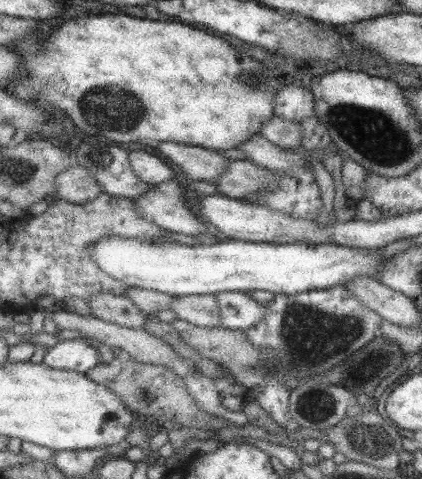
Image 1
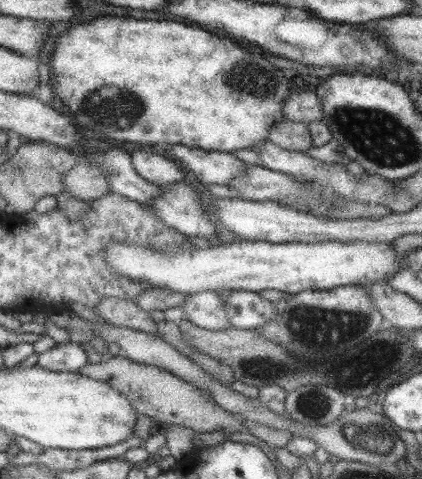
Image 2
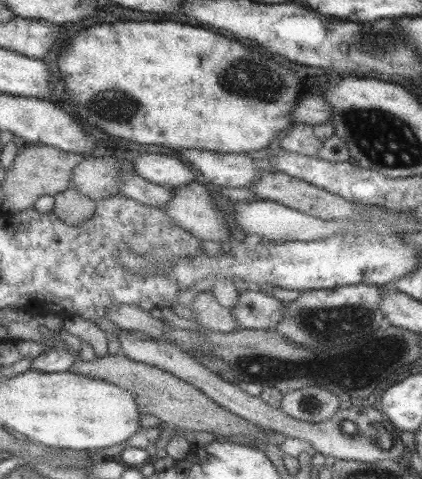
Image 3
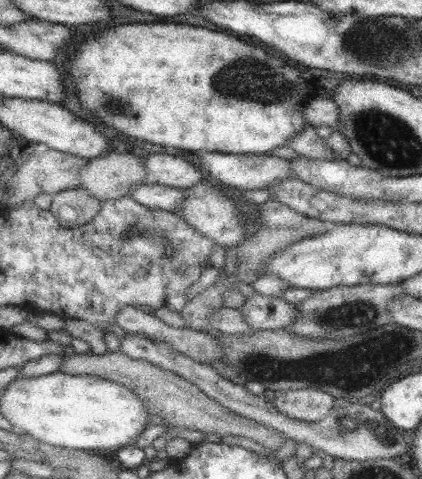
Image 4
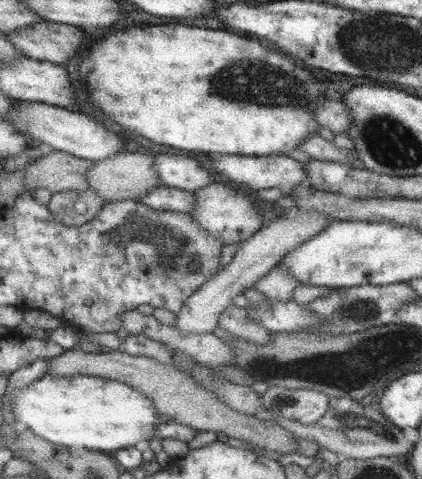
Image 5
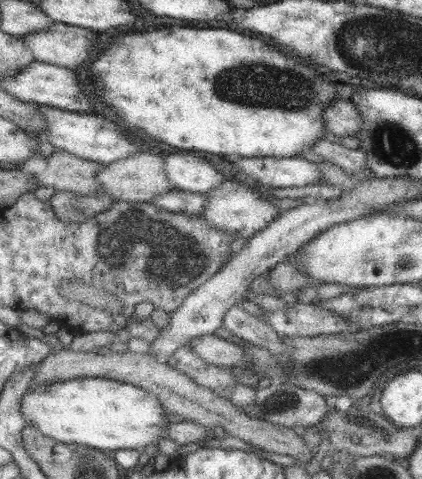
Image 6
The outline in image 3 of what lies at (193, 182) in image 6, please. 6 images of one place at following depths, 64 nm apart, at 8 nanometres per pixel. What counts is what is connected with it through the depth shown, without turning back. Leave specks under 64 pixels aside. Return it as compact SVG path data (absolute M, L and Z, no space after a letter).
M141 154L133 160L137 176L145 182L163 188L179 188L187 186L195 180L193 168L189 168L179 156L165 156L165 154Z

